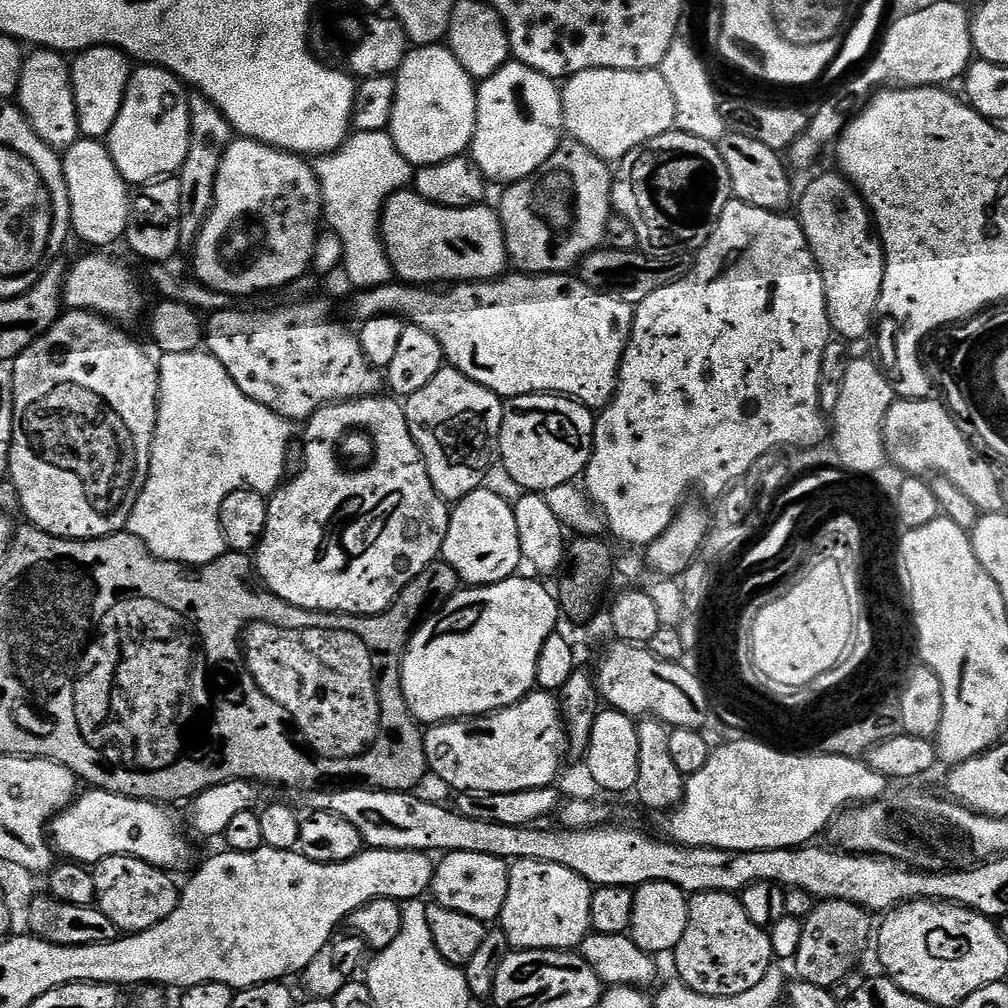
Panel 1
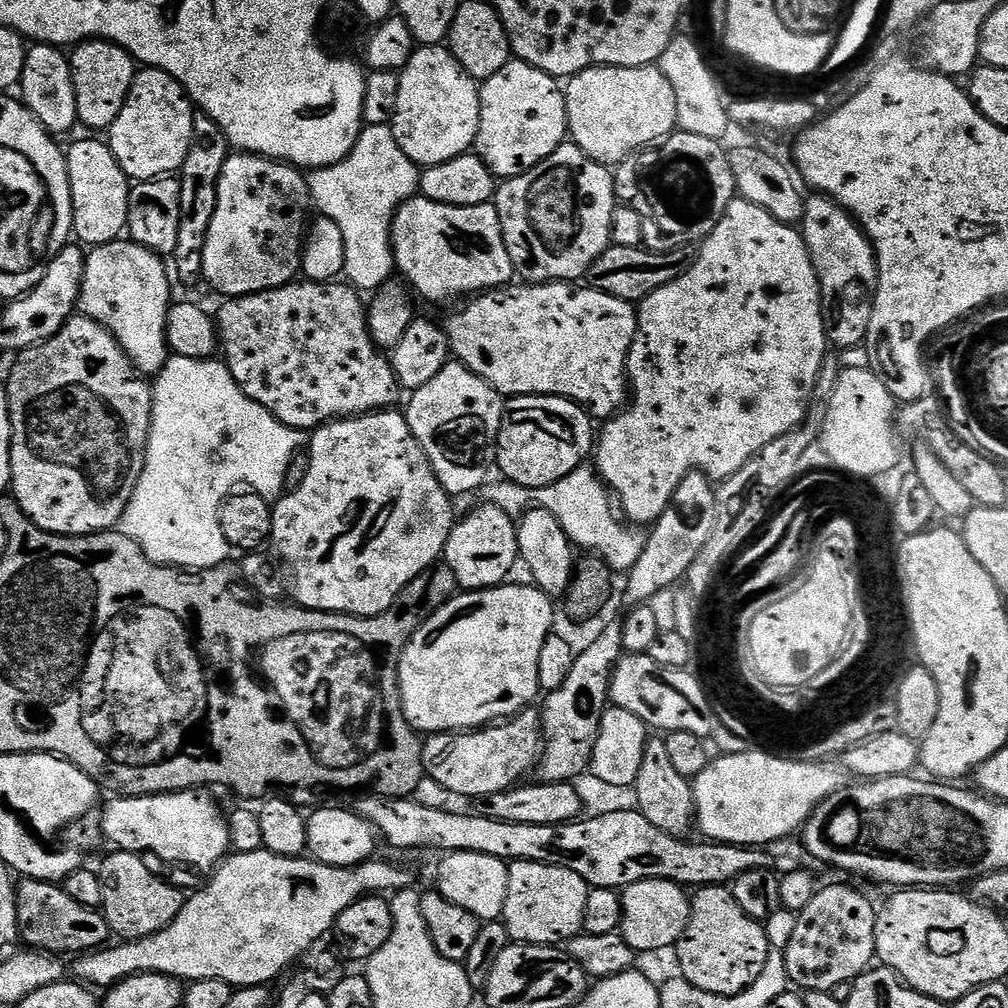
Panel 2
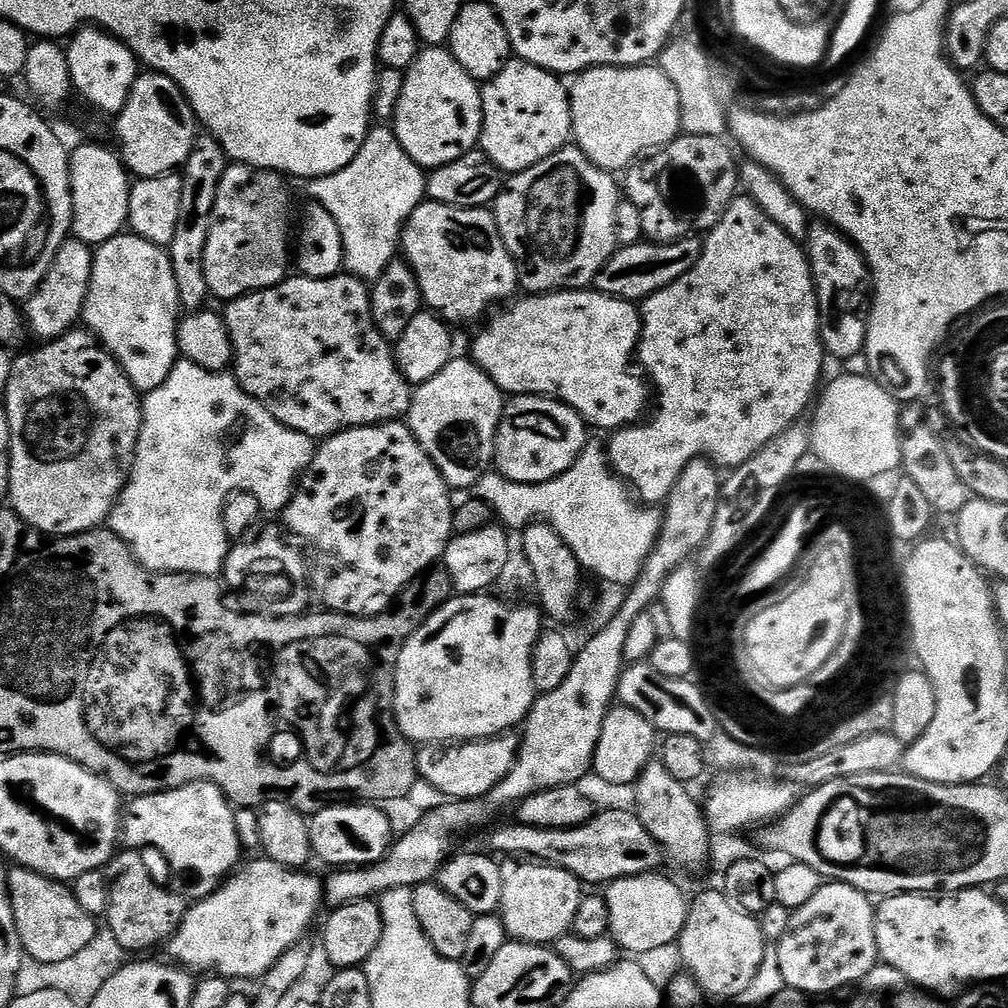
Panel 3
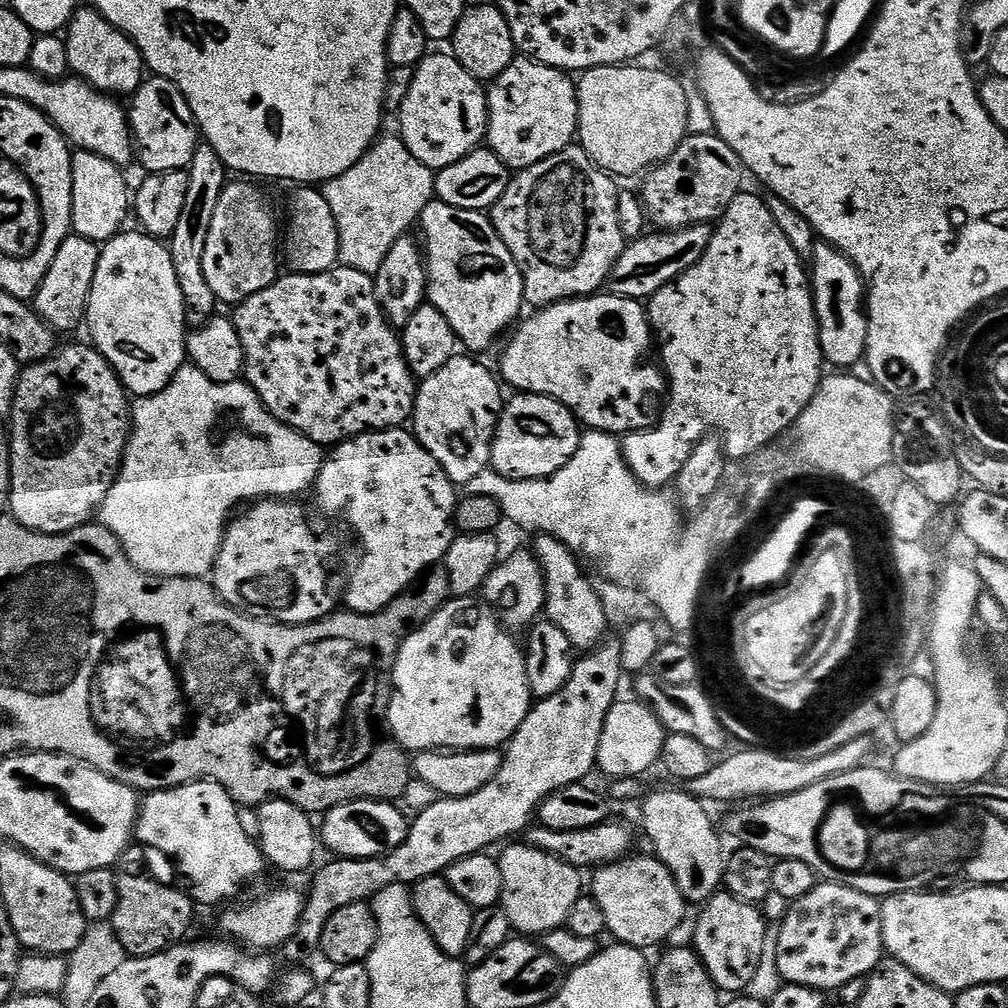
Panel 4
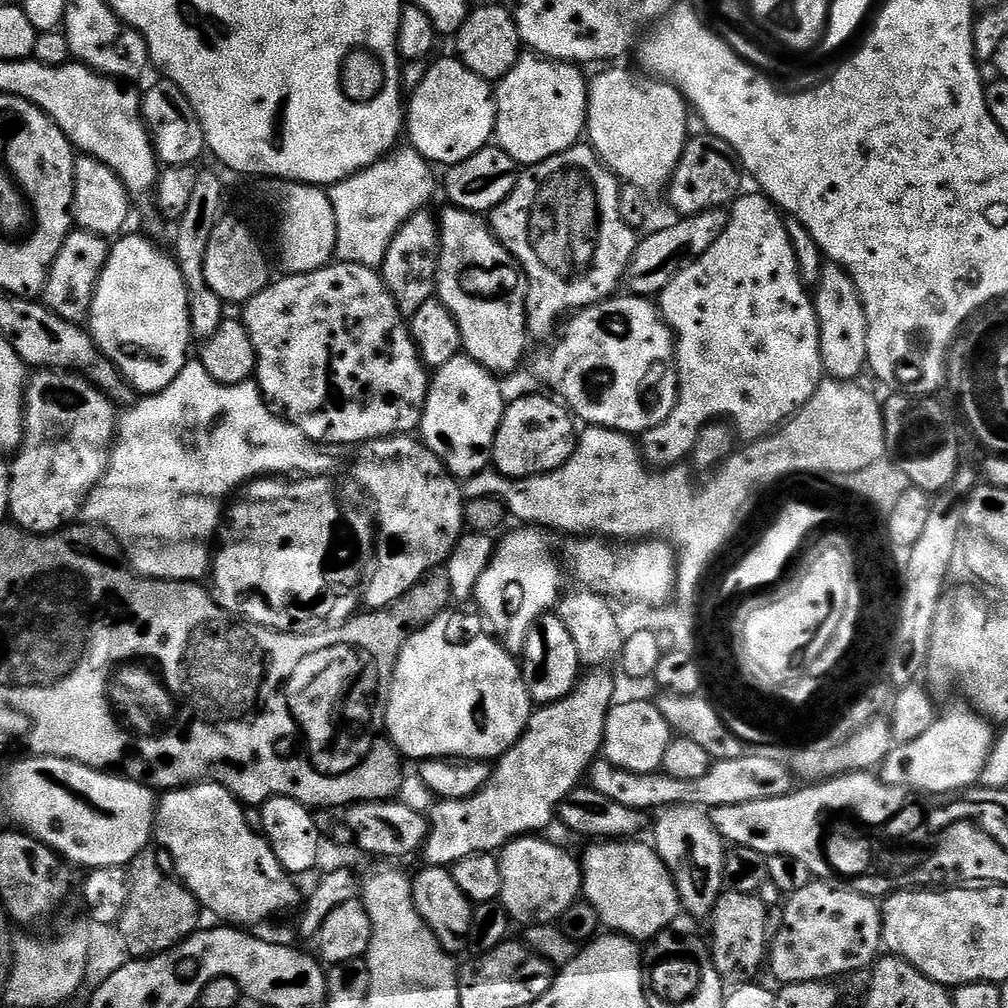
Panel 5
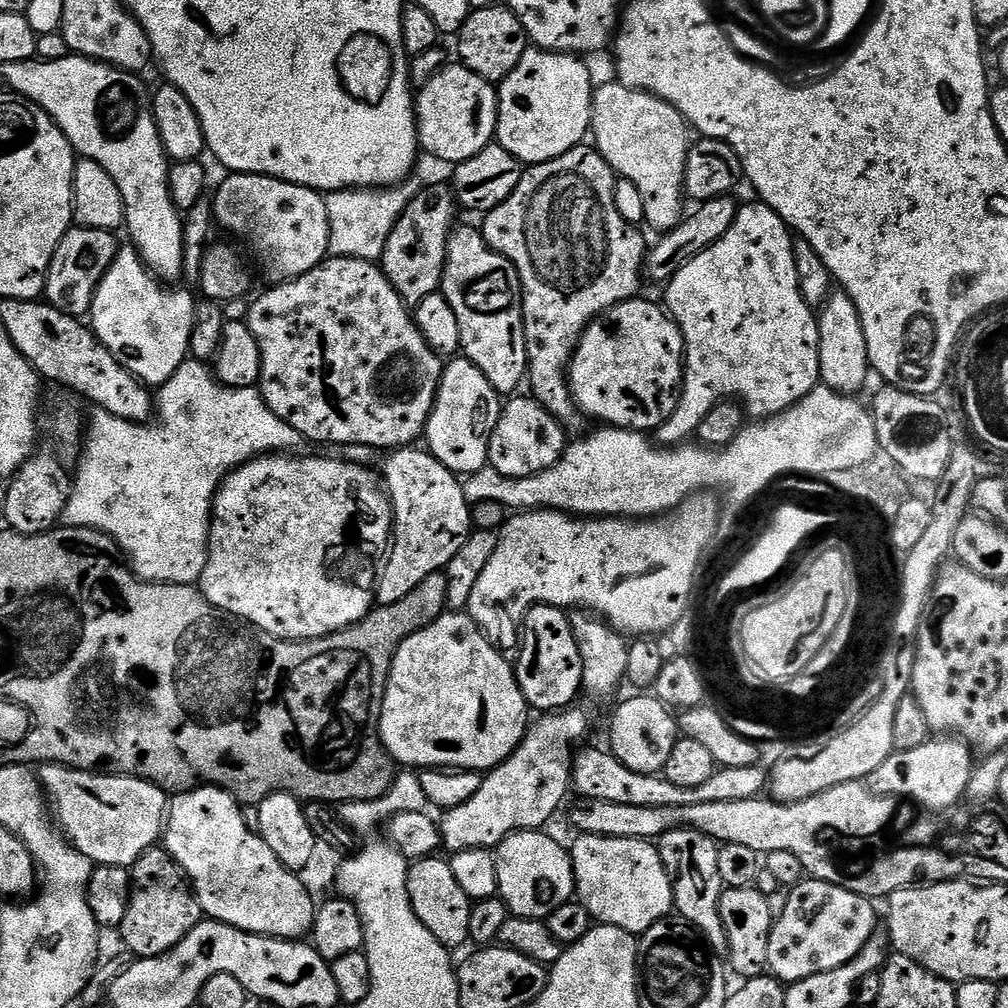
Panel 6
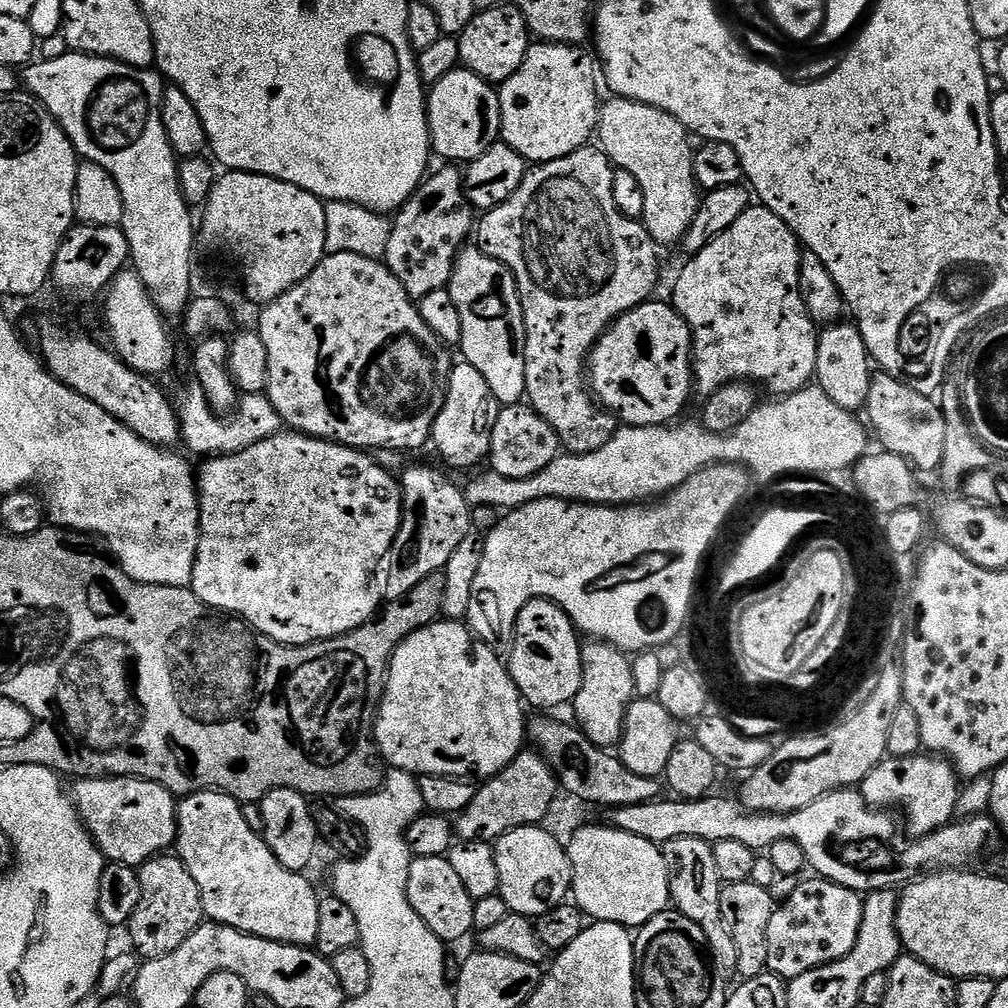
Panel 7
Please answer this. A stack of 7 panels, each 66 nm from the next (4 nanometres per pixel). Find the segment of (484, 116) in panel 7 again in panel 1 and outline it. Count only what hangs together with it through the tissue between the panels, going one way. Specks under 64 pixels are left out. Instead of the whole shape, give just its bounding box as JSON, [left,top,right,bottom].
[390,43,476,166]

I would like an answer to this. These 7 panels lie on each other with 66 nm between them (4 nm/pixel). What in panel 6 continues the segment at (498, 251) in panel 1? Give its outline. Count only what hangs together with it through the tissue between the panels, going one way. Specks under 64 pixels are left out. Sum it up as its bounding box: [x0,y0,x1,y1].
[442,227,528,394]

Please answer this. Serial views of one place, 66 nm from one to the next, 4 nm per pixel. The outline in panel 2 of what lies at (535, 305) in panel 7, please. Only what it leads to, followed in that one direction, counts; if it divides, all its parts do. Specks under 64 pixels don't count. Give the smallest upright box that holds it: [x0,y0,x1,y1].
[494,144,618,284]

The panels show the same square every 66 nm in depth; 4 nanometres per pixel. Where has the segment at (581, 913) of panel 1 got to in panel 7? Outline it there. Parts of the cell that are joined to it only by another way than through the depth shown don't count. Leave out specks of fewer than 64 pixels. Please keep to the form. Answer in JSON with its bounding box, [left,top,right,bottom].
[495,826,572,918]

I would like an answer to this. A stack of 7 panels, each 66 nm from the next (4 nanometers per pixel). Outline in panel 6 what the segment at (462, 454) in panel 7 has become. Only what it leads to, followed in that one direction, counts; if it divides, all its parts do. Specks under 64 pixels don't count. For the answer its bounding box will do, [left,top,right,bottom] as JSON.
[426,358,501,478]

